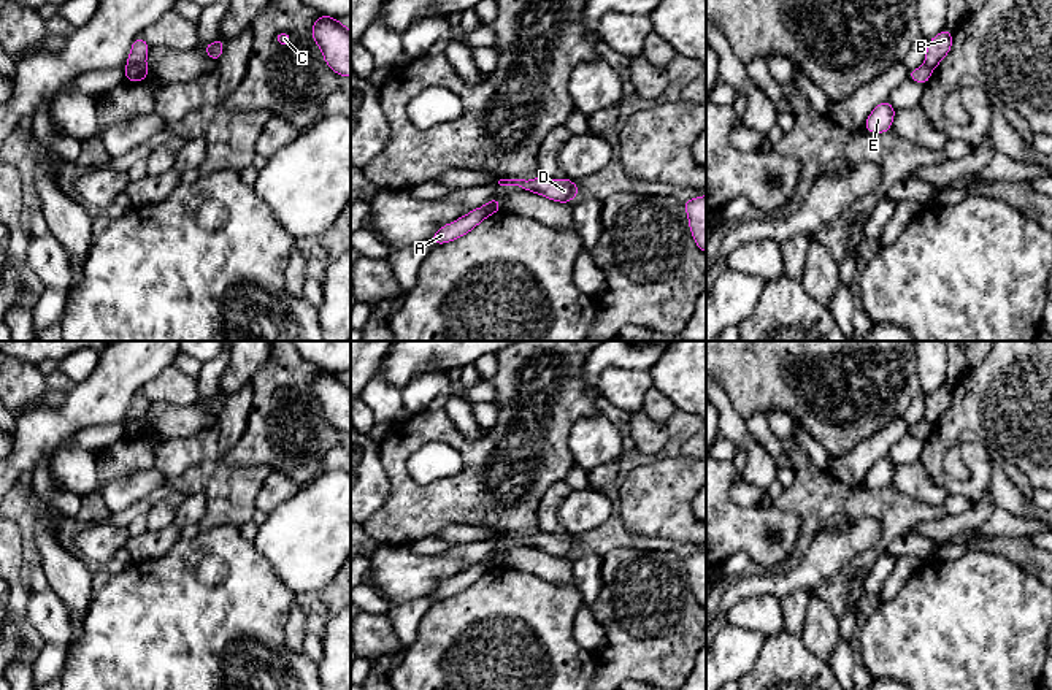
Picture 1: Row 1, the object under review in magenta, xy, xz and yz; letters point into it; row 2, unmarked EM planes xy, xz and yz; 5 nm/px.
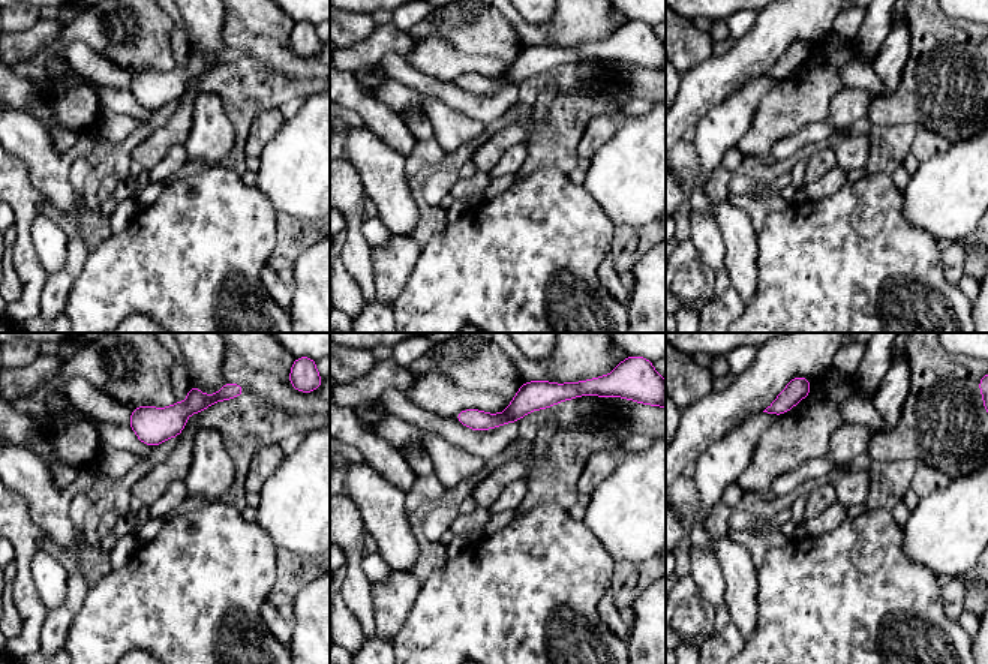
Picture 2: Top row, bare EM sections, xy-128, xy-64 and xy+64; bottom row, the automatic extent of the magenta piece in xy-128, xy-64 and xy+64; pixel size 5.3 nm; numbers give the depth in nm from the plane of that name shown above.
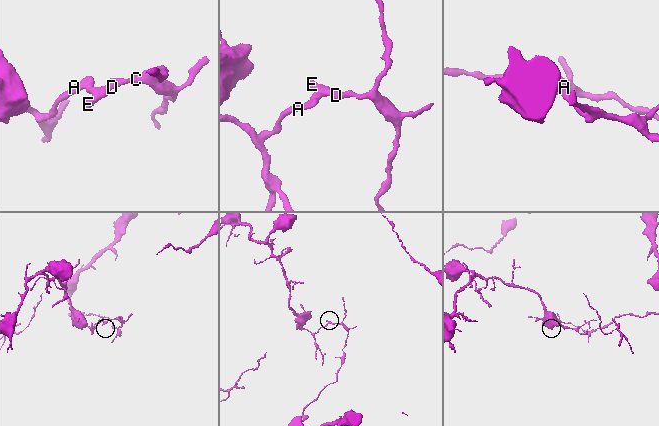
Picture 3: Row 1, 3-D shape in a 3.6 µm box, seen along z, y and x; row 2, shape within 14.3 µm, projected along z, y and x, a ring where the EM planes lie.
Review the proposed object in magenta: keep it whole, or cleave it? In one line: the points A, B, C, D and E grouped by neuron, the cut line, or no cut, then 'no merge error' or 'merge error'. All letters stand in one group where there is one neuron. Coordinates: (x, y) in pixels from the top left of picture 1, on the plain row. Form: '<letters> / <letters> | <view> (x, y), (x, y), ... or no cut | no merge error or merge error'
A B / C D E | xy (145, 419), (126, 424) | merge error

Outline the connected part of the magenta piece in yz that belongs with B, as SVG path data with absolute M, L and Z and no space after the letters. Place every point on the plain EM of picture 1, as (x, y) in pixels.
M944 384L941 389L933 392L927 400L925 420L931 425L949 409L952 403L952 385Z

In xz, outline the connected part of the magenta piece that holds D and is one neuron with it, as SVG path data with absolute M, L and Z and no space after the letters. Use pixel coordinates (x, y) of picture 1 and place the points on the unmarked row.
M538 531L532 536L525 535L500 535L500 541L516 541L528 547L539 549L552 557L571 558L573 552L581 549L581 544L576 542L574 536L565 533L560 536Z

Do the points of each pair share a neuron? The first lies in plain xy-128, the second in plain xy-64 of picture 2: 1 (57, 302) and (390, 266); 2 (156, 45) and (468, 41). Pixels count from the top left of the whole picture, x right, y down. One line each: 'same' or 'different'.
1: same
2: same

